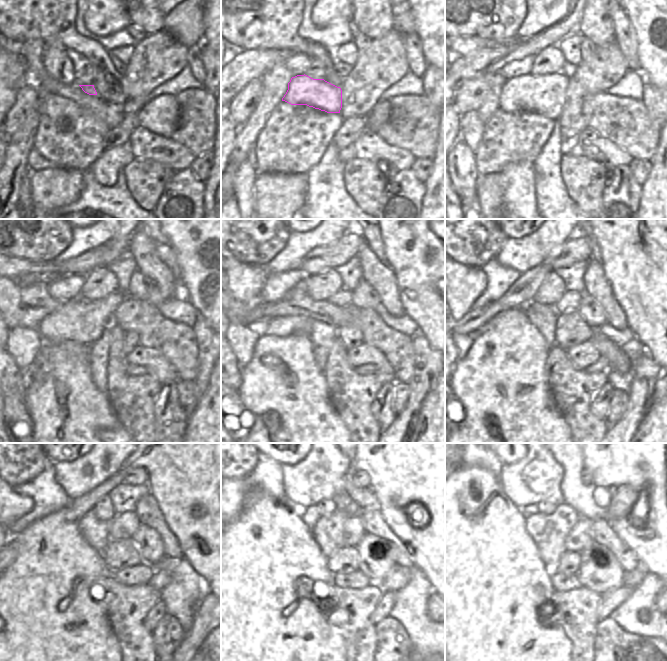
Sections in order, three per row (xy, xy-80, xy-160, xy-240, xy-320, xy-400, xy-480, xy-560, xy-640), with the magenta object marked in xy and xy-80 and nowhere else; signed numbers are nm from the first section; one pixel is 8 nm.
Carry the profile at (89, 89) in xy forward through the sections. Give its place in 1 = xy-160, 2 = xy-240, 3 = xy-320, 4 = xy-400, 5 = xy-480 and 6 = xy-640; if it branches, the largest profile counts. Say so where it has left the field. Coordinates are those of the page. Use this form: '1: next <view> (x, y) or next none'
1: next xy-160 (544, 94)
2: next xy-240 (84, 321)
3: next xy-320 (279, 326)
4: next xy-400 (570, 302)
5: next xy-480 (123, 526)
6: next xy-640 (579, 537)

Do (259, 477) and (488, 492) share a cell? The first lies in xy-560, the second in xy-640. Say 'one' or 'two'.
two

